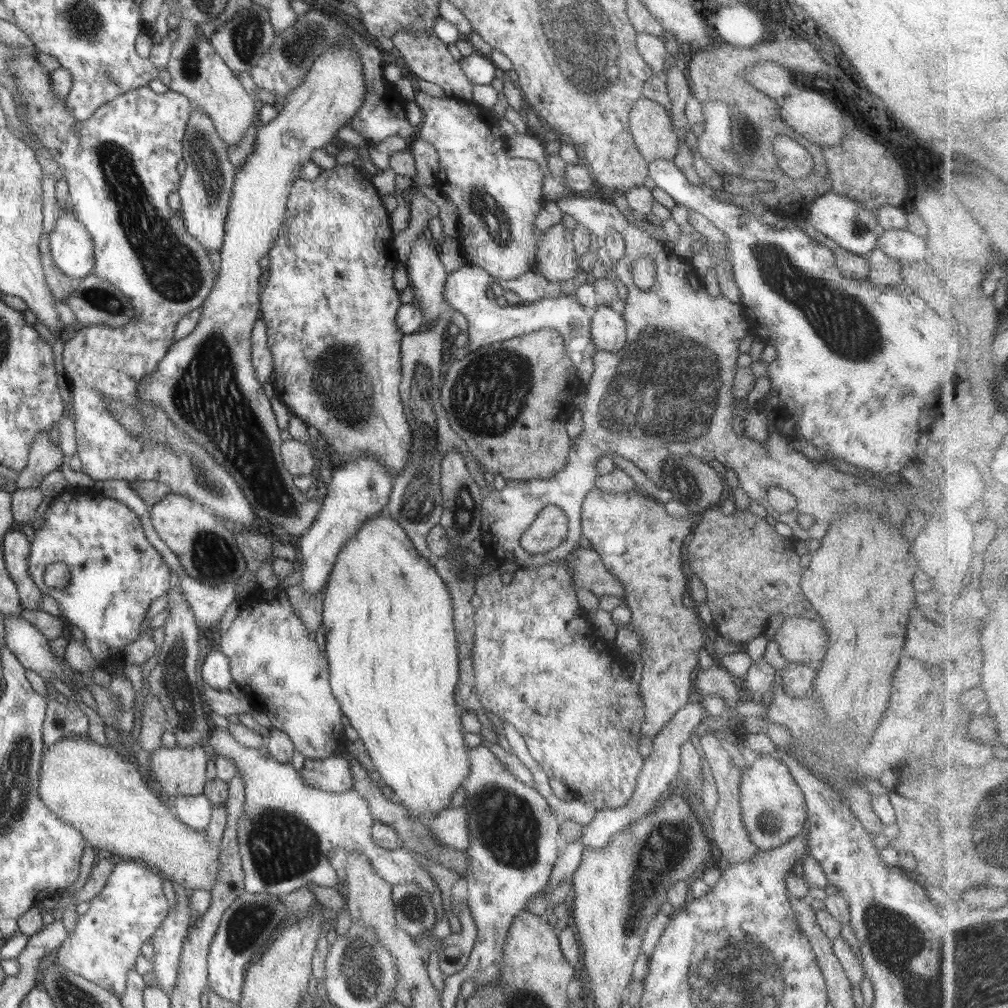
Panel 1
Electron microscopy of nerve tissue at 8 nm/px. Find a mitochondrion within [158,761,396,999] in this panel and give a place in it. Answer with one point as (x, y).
(280, 848)

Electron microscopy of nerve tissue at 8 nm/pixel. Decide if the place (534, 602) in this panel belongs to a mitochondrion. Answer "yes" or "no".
no

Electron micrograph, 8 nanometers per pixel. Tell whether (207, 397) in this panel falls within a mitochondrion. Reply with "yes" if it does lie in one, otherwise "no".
yes

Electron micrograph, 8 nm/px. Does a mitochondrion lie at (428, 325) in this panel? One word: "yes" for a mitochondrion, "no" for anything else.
no

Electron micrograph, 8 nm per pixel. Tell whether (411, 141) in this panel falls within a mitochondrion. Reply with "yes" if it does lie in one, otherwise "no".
no

